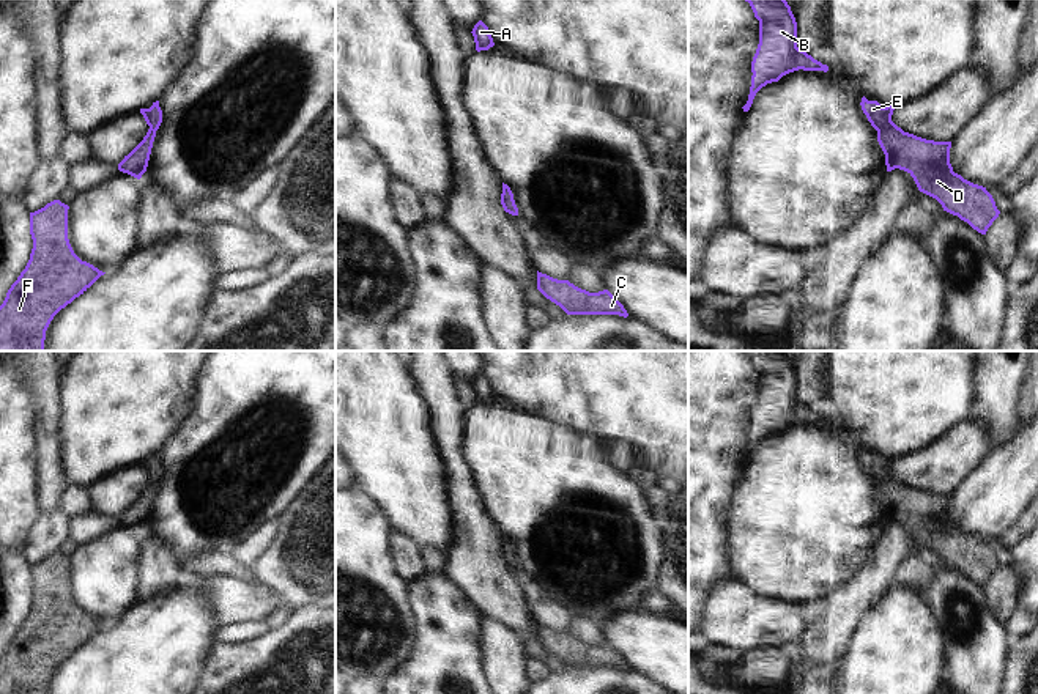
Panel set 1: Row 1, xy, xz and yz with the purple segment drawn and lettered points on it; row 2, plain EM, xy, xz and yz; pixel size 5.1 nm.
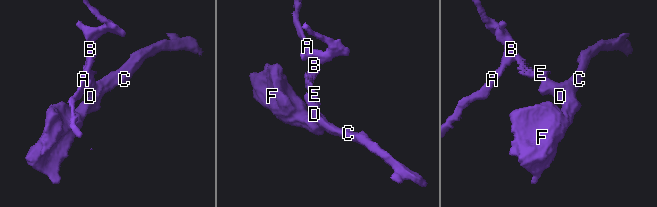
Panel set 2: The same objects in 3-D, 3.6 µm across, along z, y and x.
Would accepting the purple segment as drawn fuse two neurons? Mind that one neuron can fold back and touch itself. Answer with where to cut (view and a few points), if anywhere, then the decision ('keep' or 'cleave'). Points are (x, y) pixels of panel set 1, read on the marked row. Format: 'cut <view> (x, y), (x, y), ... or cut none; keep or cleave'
cut none; keep

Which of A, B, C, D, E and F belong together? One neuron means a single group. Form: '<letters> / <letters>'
A B C D E F

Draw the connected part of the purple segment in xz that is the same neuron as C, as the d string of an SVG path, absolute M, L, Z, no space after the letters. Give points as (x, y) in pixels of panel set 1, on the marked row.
M537 271L537 290L567 315L619 315L627 318L624 305L608 291L589 293Z

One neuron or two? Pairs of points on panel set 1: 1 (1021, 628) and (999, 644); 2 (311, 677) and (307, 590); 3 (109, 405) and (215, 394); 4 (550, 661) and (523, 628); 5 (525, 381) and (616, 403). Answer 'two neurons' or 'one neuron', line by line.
1: two neurons
2: two neurons
3: two neurons
4: two neurons
5: one neuron

